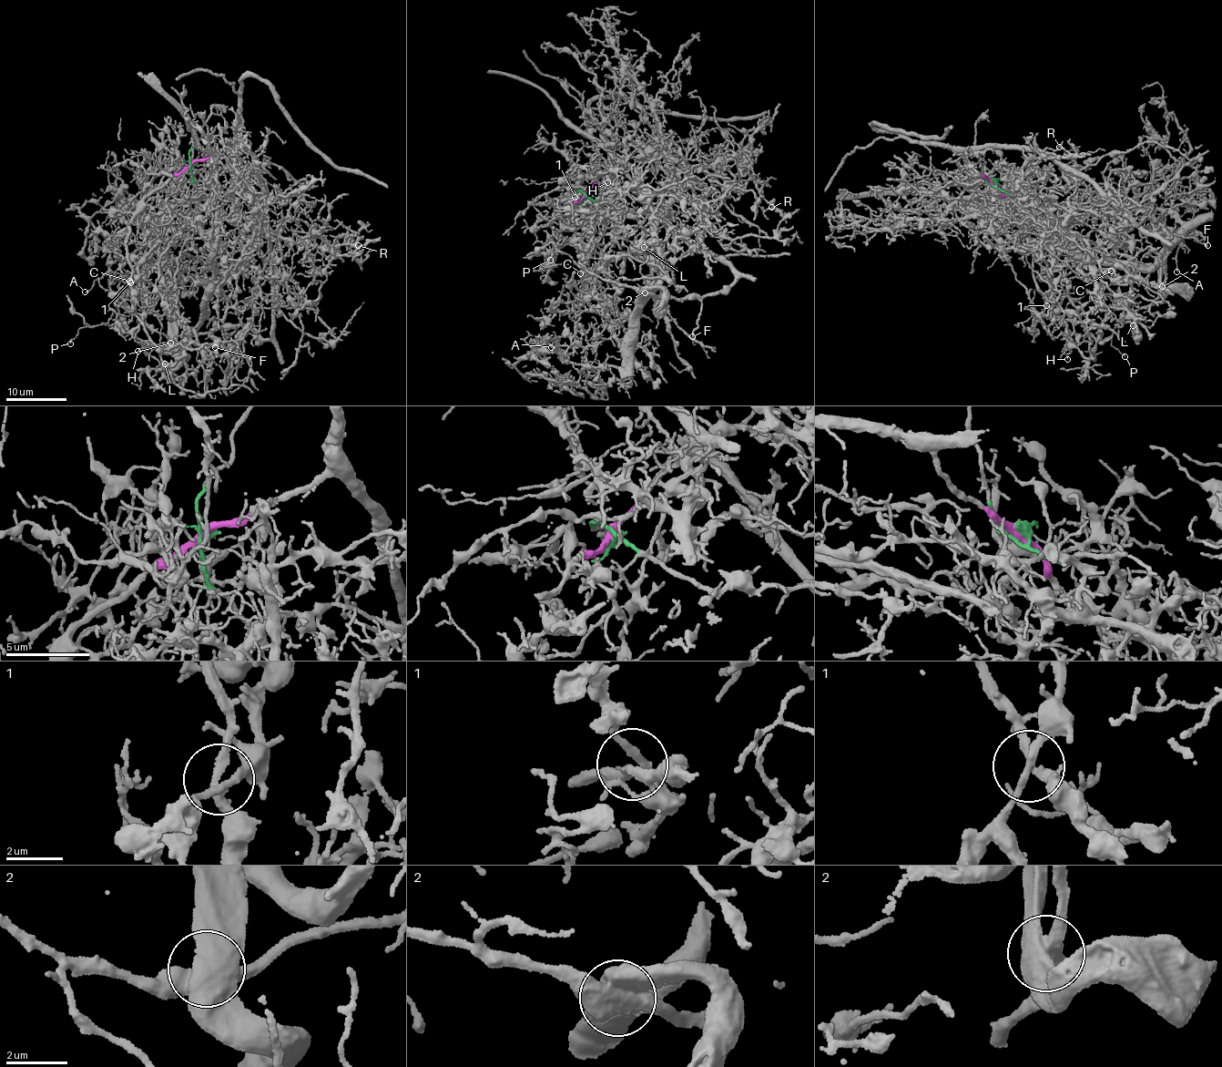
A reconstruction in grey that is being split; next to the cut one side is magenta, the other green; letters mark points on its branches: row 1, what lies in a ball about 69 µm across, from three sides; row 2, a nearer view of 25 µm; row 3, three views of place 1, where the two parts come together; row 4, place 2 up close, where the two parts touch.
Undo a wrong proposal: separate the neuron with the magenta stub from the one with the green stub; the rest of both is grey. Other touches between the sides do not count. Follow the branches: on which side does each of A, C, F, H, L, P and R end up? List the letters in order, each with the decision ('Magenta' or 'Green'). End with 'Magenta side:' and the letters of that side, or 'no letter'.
A: Green
C: Green
F: Magenta
H: Magenta
L: Green
P: Magenta
R: Green
Magenta side: F, H, P

